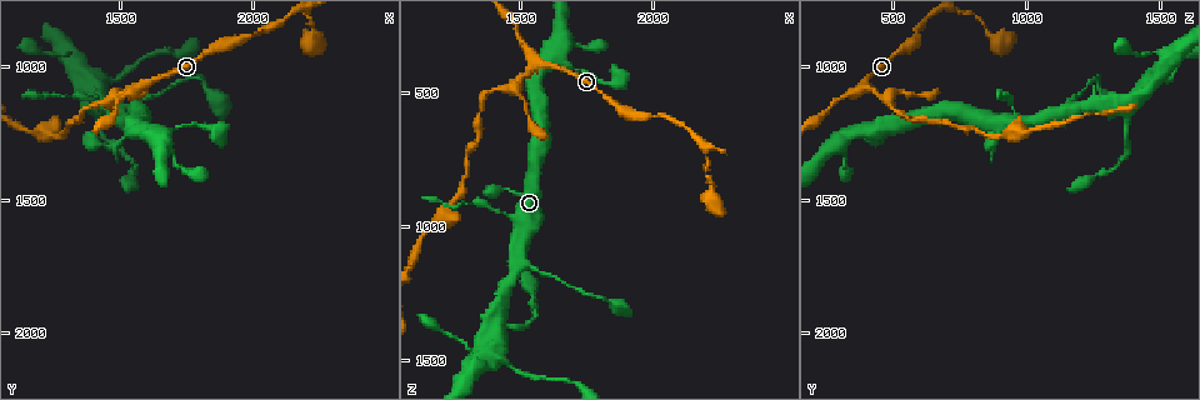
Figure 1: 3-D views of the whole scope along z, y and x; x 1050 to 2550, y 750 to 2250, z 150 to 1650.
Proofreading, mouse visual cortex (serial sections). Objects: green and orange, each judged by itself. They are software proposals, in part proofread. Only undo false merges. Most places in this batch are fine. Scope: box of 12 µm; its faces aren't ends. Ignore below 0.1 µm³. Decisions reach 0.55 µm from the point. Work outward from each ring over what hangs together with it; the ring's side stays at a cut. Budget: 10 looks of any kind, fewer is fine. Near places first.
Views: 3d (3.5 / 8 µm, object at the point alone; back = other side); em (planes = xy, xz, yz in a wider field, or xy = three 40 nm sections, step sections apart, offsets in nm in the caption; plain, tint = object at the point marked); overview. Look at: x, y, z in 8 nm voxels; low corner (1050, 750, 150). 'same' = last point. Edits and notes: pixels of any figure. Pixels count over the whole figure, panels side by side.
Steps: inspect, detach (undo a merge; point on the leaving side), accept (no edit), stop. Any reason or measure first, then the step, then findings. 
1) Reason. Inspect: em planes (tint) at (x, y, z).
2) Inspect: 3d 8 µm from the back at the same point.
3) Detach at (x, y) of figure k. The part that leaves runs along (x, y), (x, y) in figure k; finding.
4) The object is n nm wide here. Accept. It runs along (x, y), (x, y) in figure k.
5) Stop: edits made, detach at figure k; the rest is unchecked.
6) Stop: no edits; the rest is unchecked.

Three-way junction. Inspect: 3d 3.5 µm at (1500, 1190, 1140).

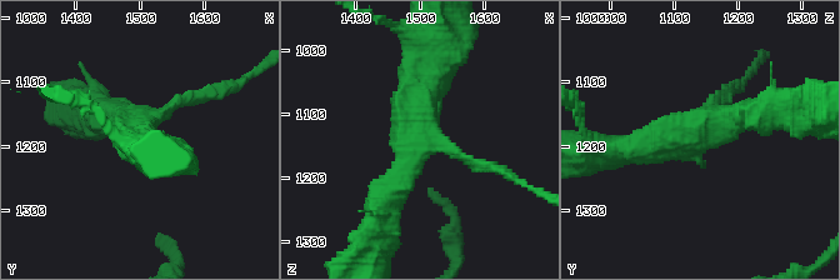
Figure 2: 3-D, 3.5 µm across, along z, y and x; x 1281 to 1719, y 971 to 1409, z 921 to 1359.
3 arms meet here; the arms are 150, 350, 400 nm wide; now the EM. Inspect: em xy step 1 (tint) at (1490, 1180, 1125).

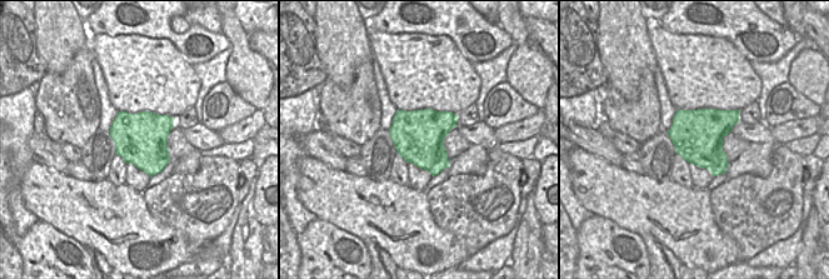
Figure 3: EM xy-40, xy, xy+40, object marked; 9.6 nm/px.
Accept. It runs along (429, 58), (410, 166), (383, 199) in figure 2; all the same cell.

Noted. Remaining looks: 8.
Inspect: 3d 3.5 µm at (1860, 940, 540).

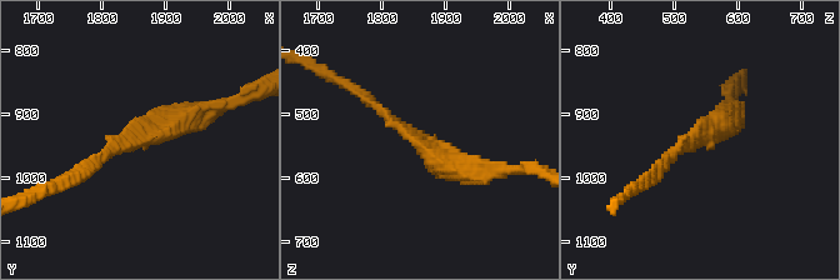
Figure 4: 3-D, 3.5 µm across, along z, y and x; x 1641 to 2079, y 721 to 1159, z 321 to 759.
The arms are 150, 350 nm wide; shape alone is not enough. Inspect: em xy step 3 (tint) at (1860, 940, 535).

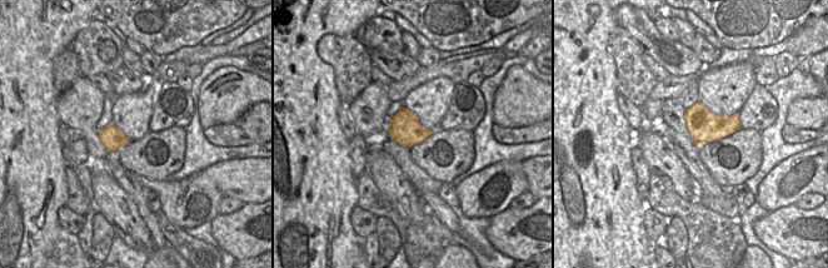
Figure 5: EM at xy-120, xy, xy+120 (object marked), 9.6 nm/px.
Accept. It runs along (360, 93), (444, 164), (483, 173) in figure 4; continuous, no second cell.

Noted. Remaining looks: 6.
Inspect: 3d 3.5 µm at (1560, 1080, 390).

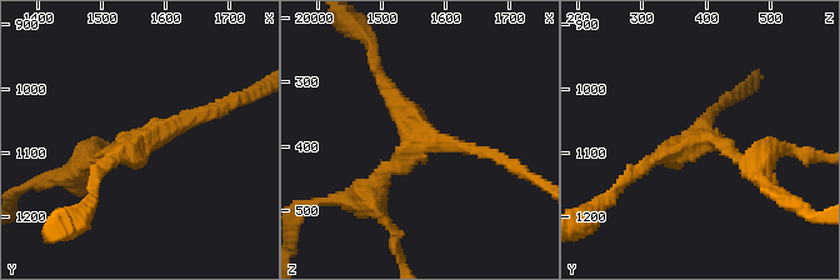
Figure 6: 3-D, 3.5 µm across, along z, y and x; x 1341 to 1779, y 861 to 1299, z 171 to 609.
3 arms meet here; the arms are 150, 150, 200 nm wide; need the tissue. Inspect: em xy step 5 (tint) at (1560, 1075, 385).

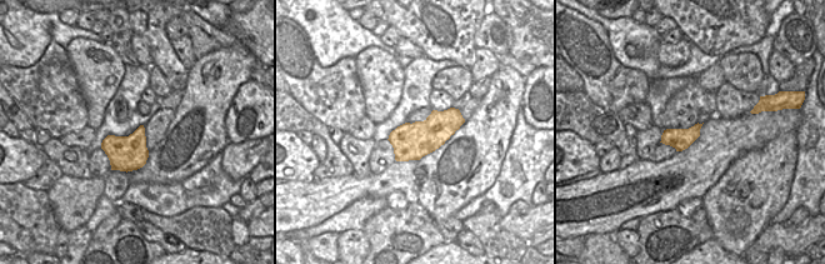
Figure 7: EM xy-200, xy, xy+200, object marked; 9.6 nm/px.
Accept. One cell here.

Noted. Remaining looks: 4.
Arms part here. Inspect: 3d 3.5 µm from the back at (1660, 1290, 300).

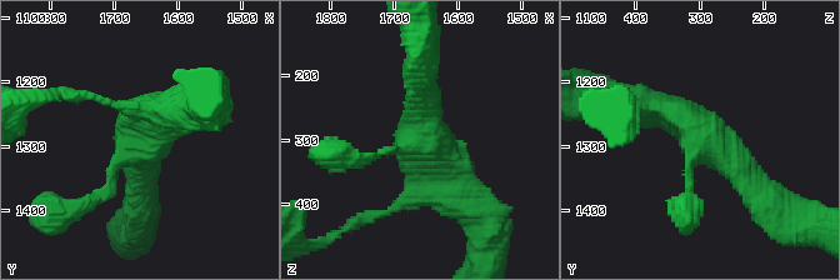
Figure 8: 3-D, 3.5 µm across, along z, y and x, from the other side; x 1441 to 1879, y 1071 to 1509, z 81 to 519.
Need the tissue. Inspect: em xy step 5 (tint) at (1665, 1295, 300).

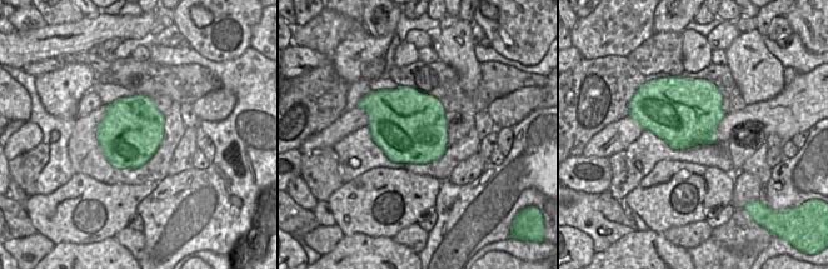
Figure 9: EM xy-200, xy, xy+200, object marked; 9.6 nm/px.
Accept. It runs along (646, 110), (695, 126), (761, 199) in figure 8; all the same cell.

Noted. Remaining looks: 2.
Stop: no edits; the rest is unchecked.

